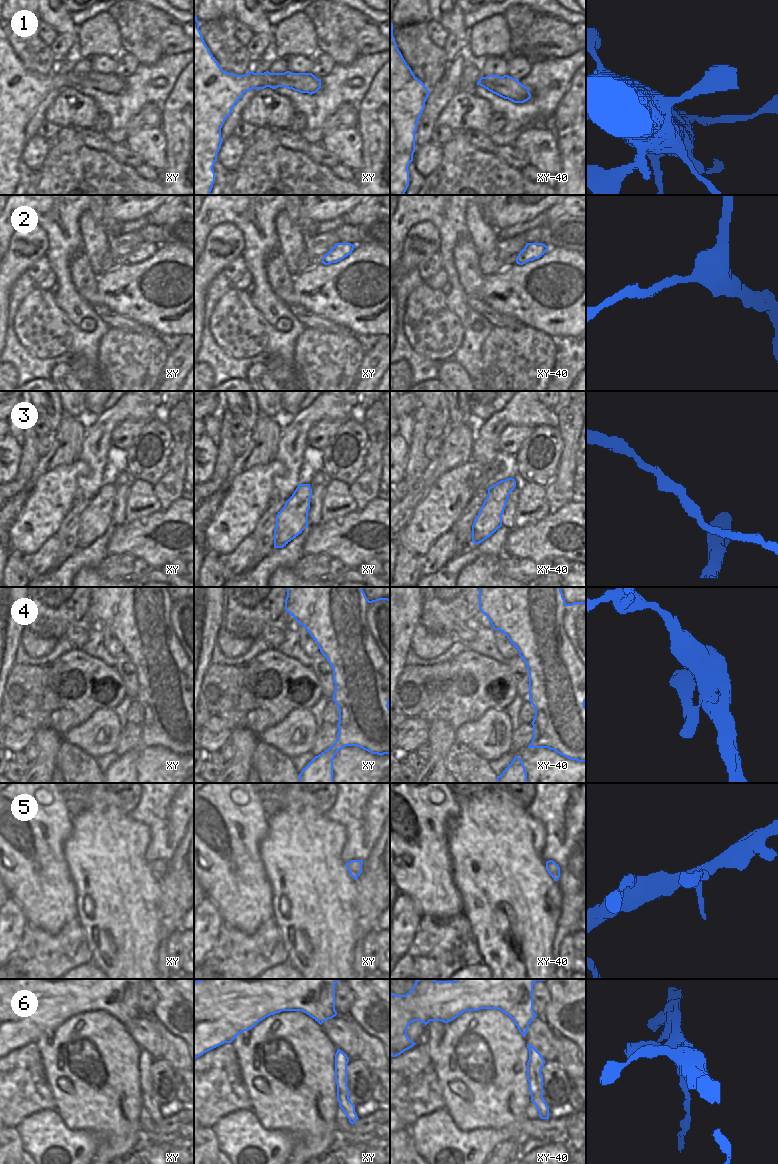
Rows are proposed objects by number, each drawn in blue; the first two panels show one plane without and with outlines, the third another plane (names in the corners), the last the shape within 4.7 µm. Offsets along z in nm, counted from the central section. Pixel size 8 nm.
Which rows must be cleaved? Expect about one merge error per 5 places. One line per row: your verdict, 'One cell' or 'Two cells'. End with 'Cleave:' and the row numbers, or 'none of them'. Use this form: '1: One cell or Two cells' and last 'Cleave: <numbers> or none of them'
1: One cell
2: One cell
3: Two cells
4: One cell
5: One cell
6: Two cells
Cleave: 3, 6.

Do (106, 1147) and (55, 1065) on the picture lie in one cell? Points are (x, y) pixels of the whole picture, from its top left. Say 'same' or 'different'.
same

